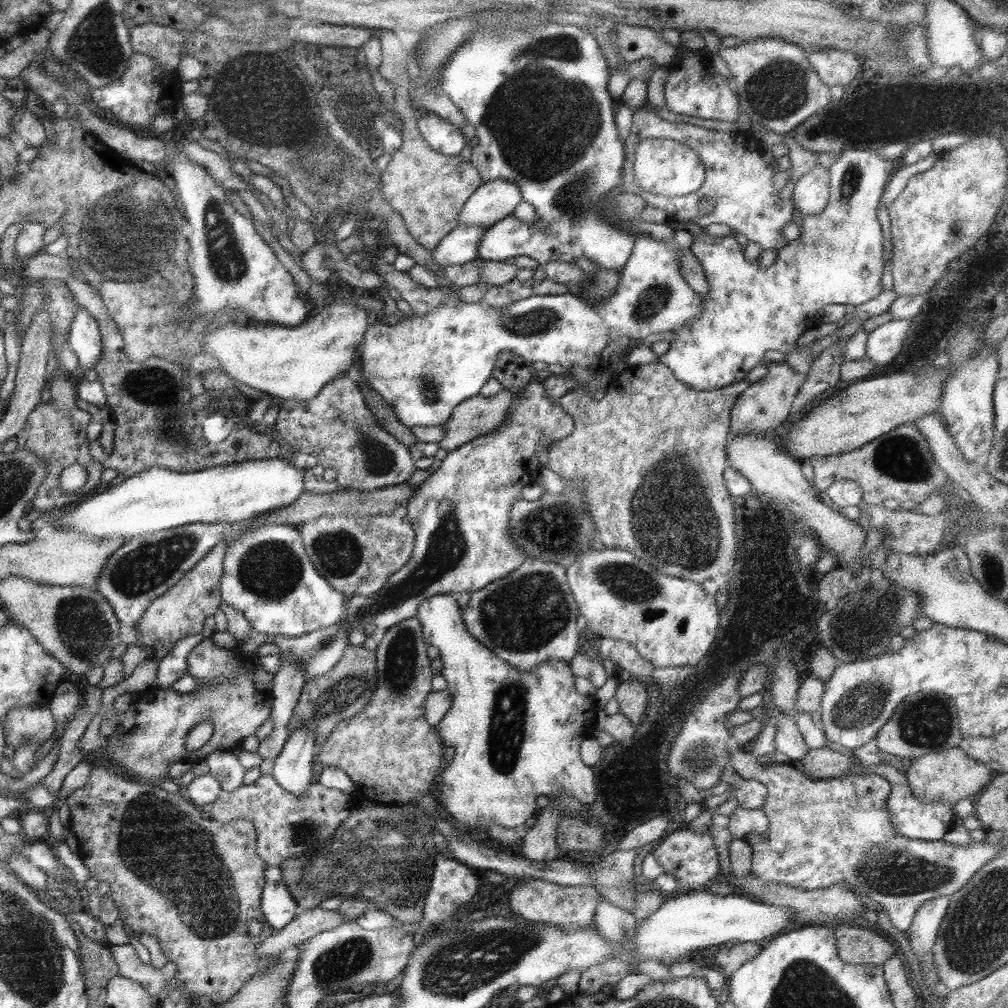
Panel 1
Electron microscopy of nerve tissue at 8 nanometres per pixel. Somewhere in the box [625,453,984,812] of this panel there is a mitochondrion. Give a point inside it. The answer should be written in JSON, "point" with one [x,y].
{"point":[925,722]}

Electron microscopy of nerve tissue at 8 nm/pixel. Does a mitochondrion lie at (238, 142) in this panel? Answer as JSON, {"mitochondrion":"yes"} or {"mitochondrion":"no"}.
{"mitochondrion":"no"}

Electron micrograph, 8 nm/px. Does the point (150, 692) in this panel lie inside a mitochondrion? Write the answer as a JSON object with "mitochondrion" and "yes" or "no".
{"mitochondrion":"no"}

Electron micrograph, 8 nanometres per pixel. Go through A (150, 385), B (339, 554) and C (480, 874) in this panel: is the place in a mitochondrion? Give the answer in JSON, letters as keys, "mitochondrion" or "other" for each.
{"A":"mitochondrion","B":"mitochondrion","C":"other"}

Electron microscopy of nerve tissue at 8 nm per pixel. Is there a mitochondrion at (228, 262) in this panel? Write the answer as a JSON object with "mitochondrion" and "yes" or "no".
{"mitochondrion":"yes"}

